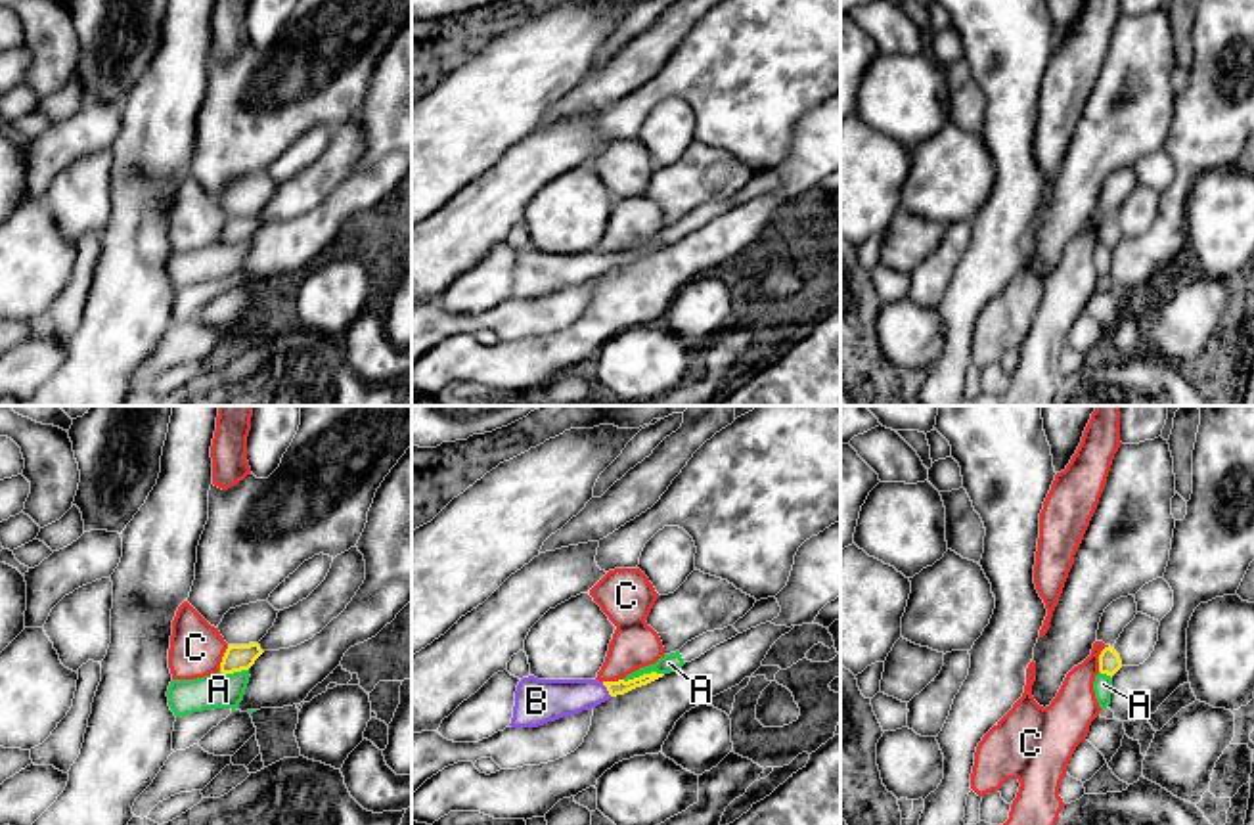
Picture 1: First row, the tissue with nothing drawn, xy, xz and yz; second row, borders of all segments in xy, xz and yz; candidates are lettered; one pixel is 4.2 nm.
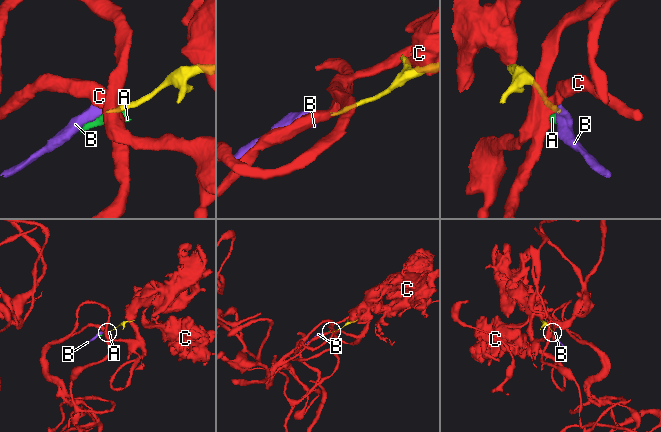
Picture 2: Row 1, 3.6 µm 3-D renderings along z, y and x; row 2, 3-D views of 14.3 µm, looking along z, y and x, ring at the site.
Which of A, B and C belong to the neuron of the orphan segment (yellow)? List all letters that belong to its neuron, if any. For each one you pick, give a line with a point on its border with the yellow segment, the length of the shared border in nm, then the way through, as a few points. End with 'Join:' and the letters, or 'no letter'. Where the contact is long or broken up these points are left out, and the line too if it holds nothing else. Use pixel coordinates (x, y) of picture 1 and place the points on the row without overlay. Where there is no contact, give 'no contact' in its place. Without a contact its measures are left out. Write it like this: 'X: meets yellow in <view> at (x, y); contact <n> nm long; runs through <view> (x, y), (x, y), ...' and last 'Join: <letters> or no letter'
B: meets yellow in xz at (607, 261); contact 80 nm long; runs through xz (615, 259), (607, 261), (550, 270)
Join: B

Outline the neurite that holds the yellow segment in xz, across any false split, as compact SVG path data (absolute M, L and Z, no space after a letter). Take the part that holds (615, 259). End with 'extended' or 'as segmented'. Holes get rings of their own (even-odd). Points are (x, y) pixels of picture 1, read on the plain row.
M651 243L628 253L538 251L528 247L517 256L513 289L509 297L538 299L563 287L592 281L611 268L624 266L662 247L664 245Z | extended

